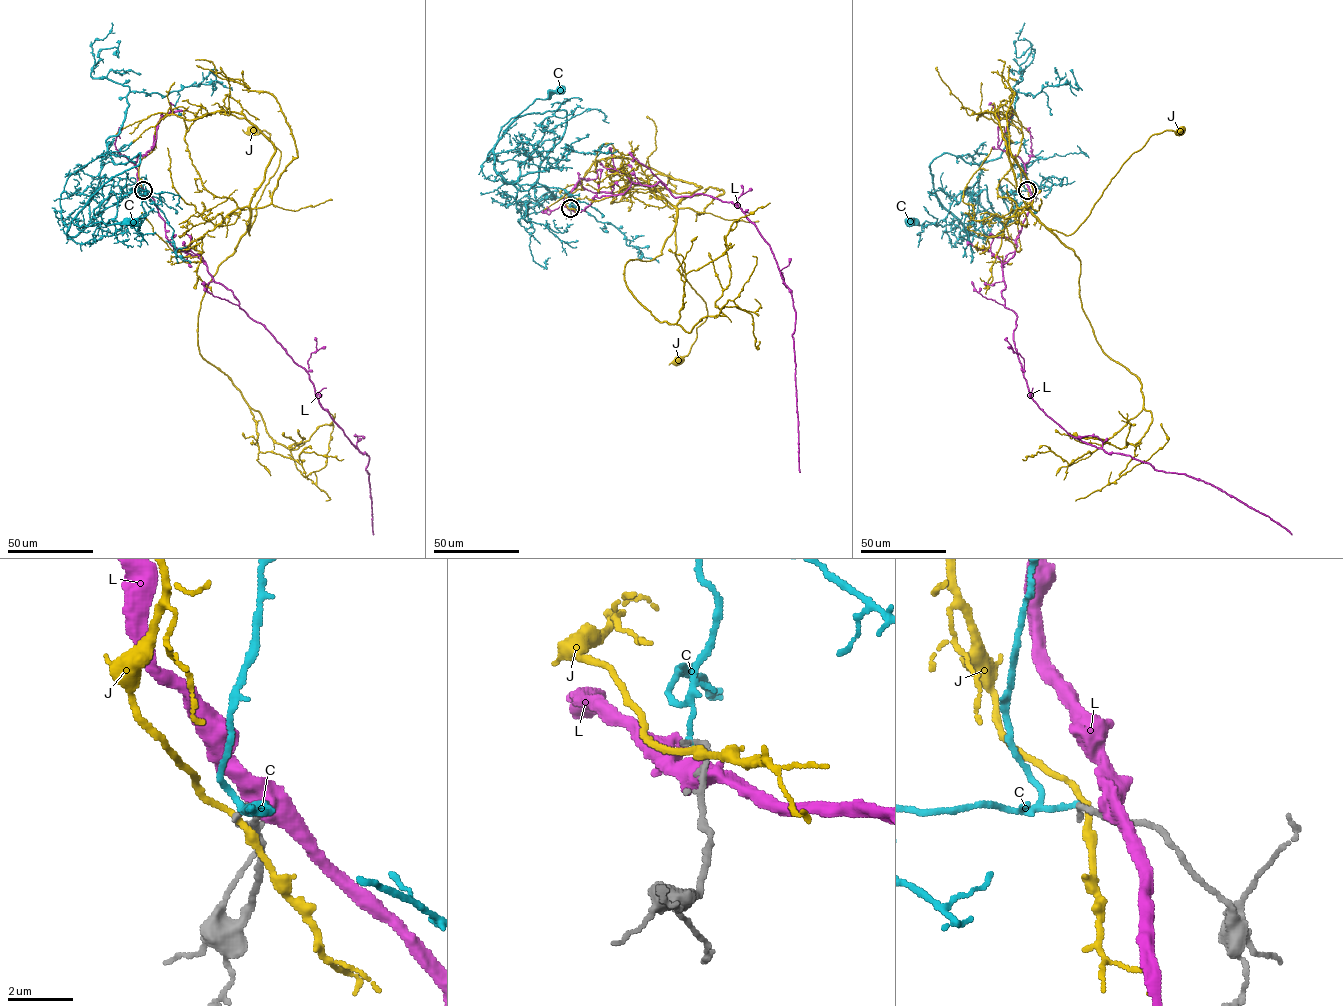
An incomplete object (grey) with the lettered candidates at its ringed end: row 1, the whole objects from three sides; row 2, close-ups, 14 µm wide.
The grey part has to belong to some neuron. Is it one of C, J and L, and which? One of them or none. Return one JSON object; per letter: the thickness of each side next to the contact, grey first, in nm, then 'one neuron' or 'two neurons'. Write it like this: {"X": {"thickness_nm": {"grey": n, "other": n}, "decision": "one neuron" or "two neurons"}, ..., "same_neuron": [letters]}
{"C": {"thickness_nm": {"grey": 130, "other": 150}, "decision": "one neuron"}, "J": {"thickness_nm": {"grey": 160, "other": 220}, "decision": "two neurons"}, "L": {"thickness_nm": {"grey": 170, "other": 360}, "decision": "two neurons"}, "same_neuron": ["C"]}

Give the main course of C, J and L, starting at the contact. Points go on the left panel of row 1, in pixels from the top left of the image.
C: (143, 190), (112, 195), (101, 214), (68, 237), (72, 220), (79, 226), (133, 222)
J: (143, 191), (139, 161), (161, 119), (243, 114), (275, 154), (249, 235), (281, 153), (252, 132)
L: (144, 191), (169, 243), (195, 255), (230, 289), (305, 371), (319, 403), (368, 456), (373, 534)

